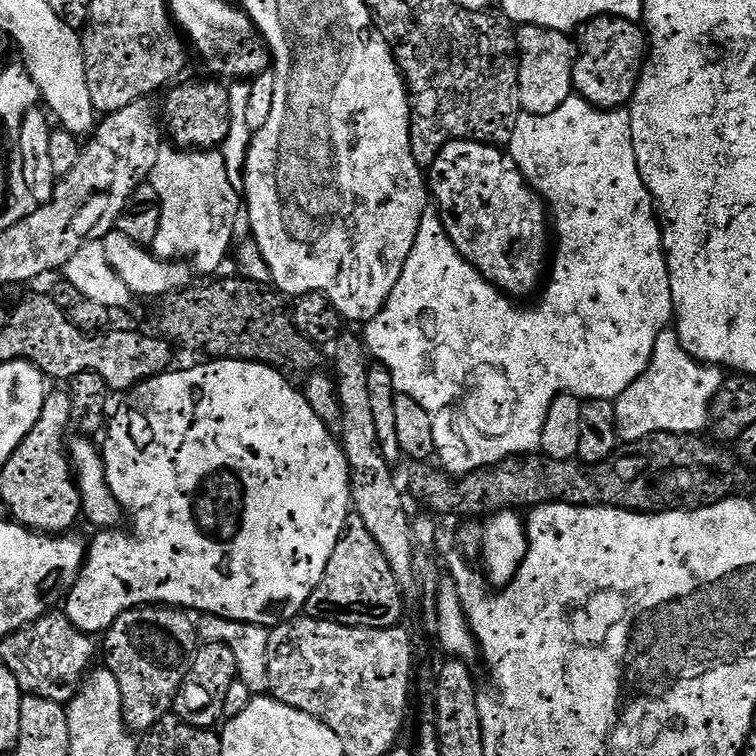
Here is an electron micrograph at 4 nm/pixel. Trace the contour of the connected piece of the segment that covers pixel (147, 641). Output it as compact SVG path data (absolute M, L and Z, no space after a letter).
M145 606L123 612L112 627L102 636L102 658L107 671L116 679L116 691L122 694L122 710L125 725L133 733L149 732L156 724L173 711L176 692L184 680L185 665L180 665L180 640L175 636L176 628L184 624L183 615L174 614L167 606Z

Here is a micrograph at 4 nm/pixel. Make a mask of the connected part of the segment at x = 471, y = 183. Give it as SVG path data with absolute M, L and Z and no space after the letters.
M451 140L431 161L429 168L432 169L427 169L426 172L426 187L434 204L440 207L440 221L460 257L501 292L517 298L516 296L528 296L532 291L535 293L545 279L546 265L550 260L550 224L540 197L530 187L519 168L508 162L500 164L500 152L499 147L475 140Z

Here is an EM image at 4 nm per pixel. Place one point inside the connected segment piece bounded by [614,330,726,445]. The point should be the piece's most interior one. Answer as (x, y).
(674, 395)

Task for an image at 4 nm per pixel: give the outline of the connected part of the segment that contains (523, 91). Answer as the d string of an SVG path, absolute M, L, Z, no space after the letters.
M525 27L524 37L518 40L518 67L520 70L520 107L529 116L546 117L554 114L574 94L572 69L574 48L563 35L538 28Z

